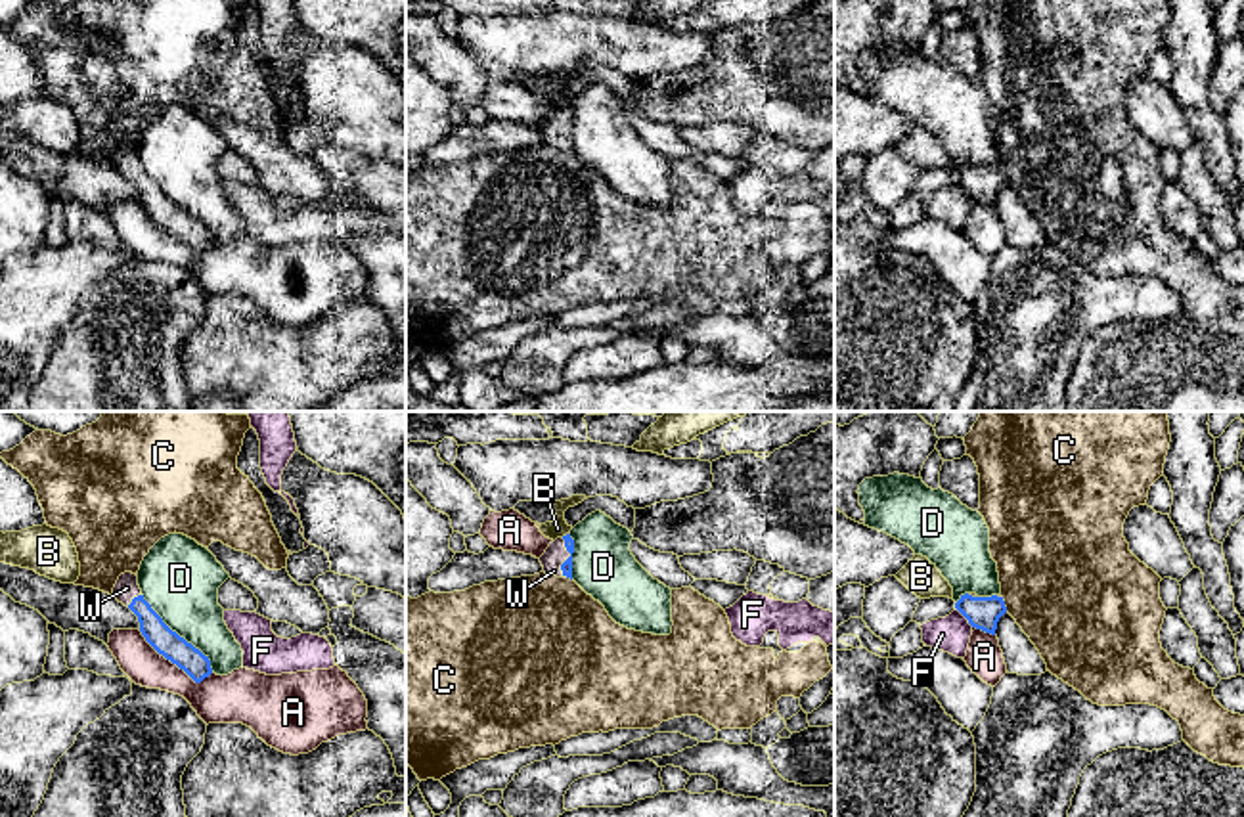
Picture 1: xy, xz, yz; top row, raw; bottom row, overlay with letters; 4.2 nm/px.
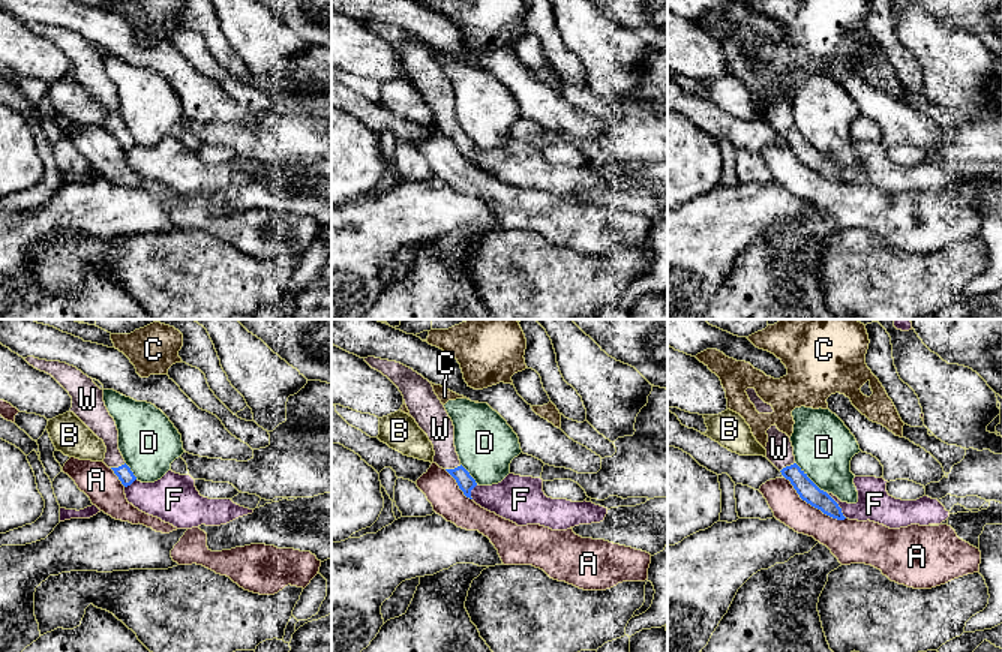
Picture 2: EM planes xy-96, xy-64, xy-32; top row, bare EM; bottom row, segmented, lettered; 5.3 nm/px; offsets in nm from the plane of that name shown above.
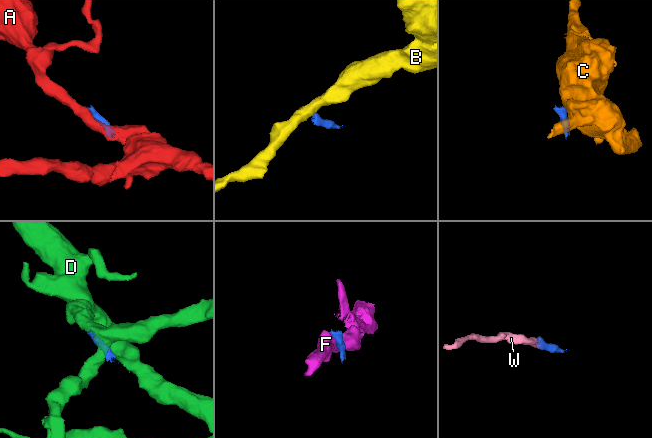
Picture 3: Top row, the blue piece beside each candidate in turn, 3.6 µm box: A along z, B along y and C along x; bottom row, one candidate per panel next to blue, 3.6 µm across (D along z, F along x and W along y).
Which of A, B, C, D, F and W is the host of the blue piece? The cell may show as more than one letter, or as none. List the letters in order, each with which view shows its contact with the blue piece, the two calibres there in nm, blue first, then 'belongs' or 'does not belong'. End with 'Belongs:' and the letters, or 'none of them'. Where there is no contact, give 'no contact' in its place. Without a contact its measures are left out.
A: meets blue in xy; 110 nm thick on the blue side, 200 nm on the other; does not belong
B: meets blue in xz; 50 nm thick on the blue side, 70 nm on the other; does not belong
C: meets blue in yz; 140 nm thick on the blue side, 480 nm on the other; does not belong
D: meets blue in xy; 110 nm thick on the blue side, 320 nm on the other; does not belong
F: meets blue in yz; 140 nm thick on the blue side, 160 nm on the other; does not belong
W: meets blue in xz; 50 nm thick on the blue side, 90 nm on the other; belongs
Belongs: W

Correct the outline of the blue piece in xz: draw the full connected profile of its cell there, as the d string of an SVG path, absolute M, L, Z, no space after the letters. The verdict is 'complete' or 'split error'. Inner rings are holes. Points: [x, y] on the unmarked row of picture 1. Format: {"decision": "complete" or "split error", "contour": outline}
{"decision": "split error", "contour": "M570 105L557 109L540 128L544 144L549 147L572 151L572 124L574 124L574 111L570 109Z"}

